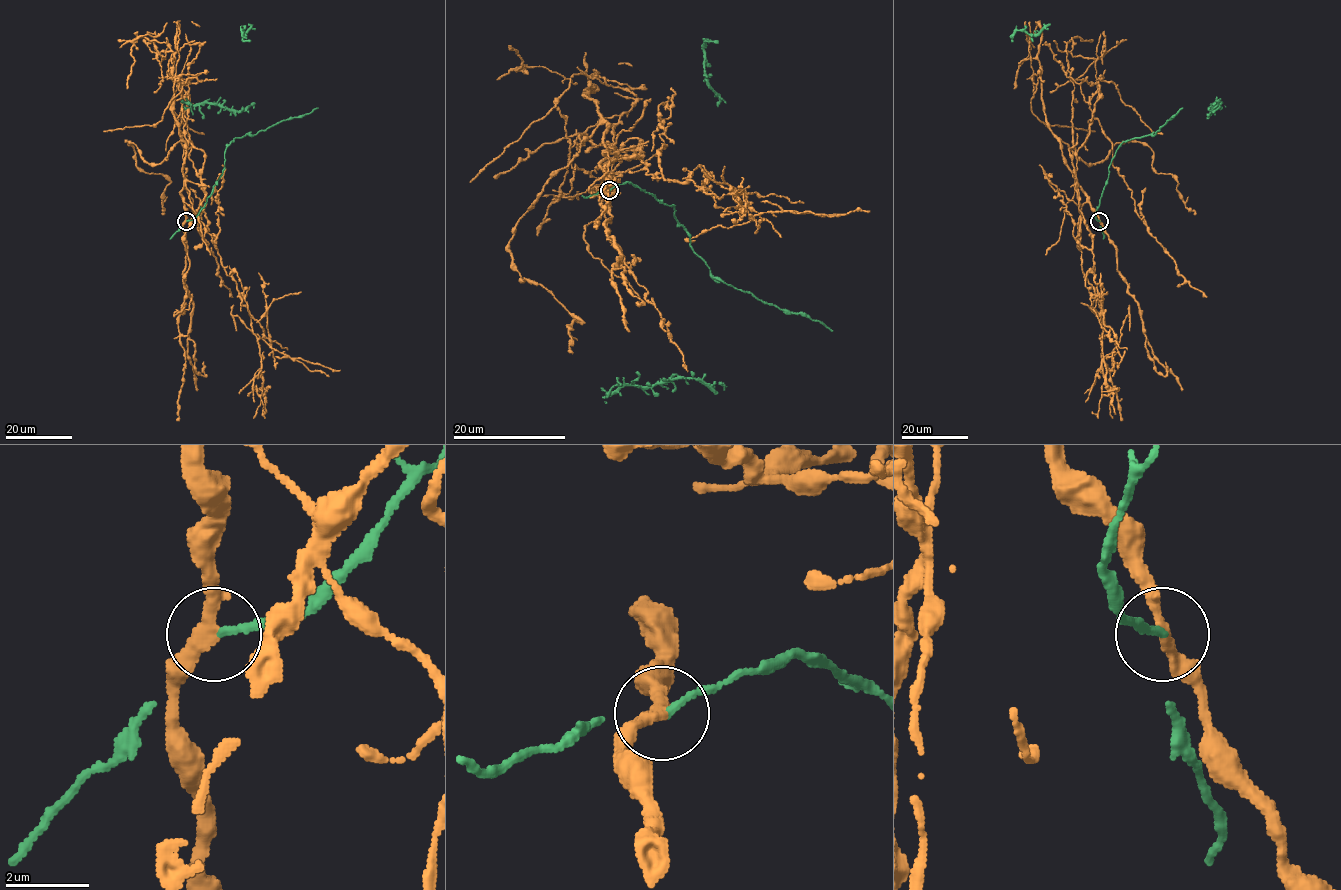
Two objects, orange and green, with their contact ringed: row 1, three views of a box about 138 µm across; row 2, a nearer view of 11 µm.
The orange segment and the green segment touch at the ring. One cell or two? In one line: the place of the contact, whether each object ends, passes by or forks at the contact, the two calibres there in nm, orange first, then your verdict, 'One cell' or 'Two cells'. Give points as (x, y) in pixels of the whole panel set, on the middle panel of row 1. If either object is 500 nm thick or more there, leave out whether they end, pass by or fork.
Place: (609, 190). At the ring orange passes by. At the ring green ends. Thickness 280 nm (orange) against 160 nm. Two cells

